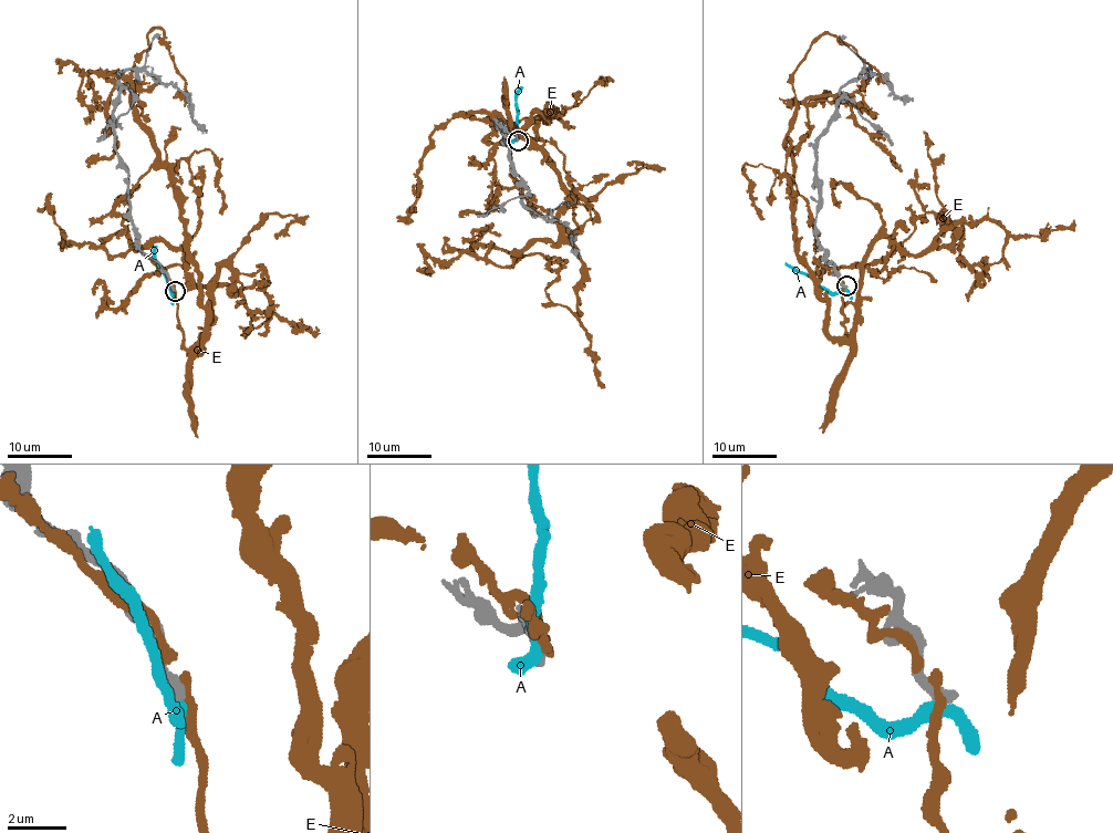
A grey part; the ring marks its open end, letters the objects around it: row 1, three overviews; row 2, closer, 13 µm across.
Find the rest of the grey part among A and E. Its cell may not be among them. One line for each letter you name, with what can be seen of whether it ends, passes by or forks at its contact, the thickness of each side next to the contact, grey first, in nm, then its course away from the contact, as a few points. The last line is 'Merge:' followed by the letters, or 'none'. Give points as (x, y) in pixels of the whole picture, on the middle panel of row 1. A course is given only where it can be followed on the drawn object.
Merge: none

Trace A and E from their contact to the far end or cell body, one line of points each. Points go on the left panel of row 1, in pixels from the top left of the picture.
A: (173, 291), (168, 292), (165, 274), (155, 256), (156, 246)
E: (170, 282), (183, 344), (204, 346), (181, 193), (128, 87), (99, 71), (113, 85), (116, 145), (86, 166)

